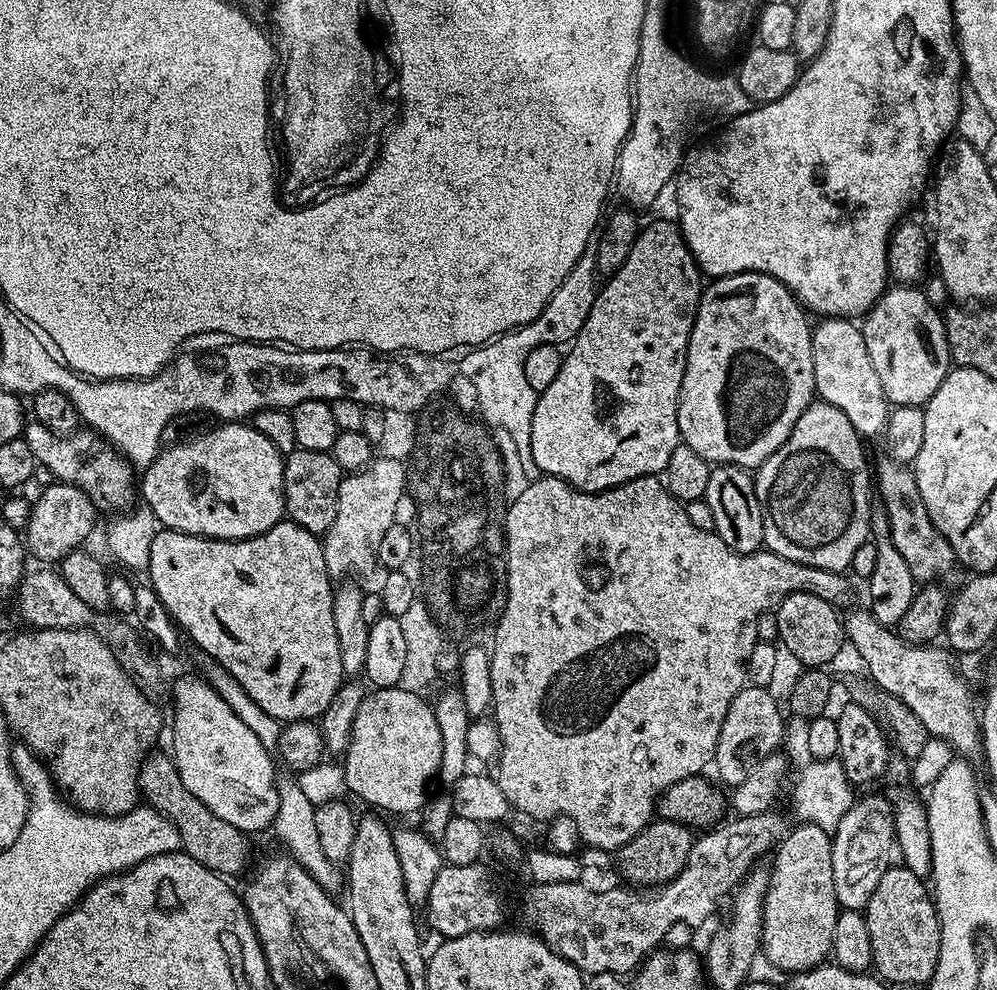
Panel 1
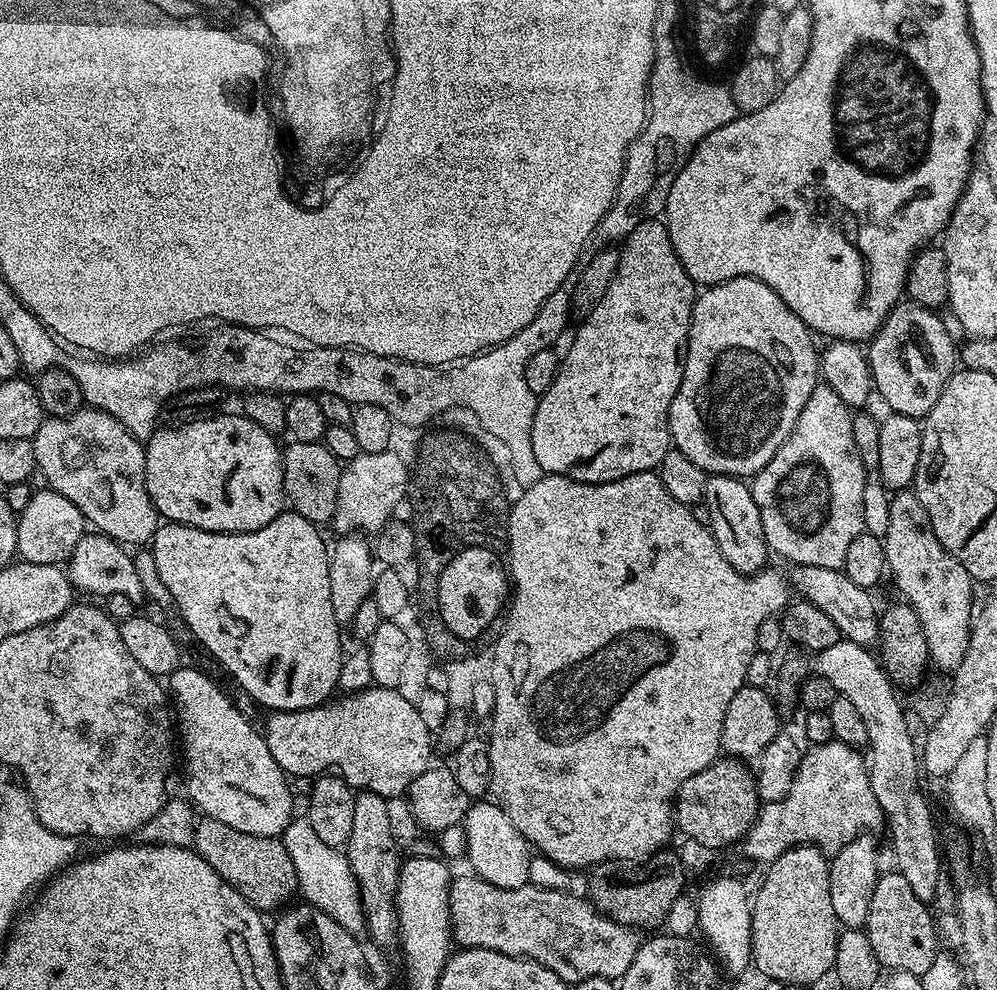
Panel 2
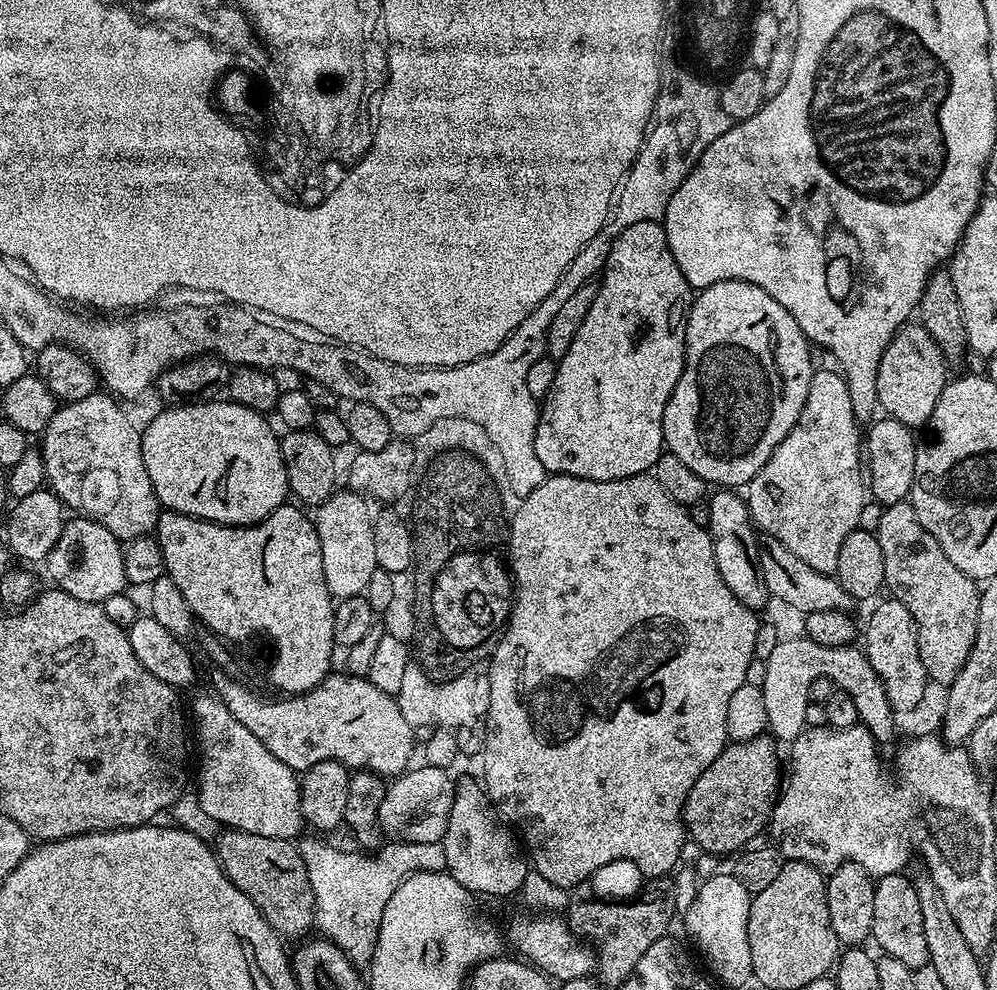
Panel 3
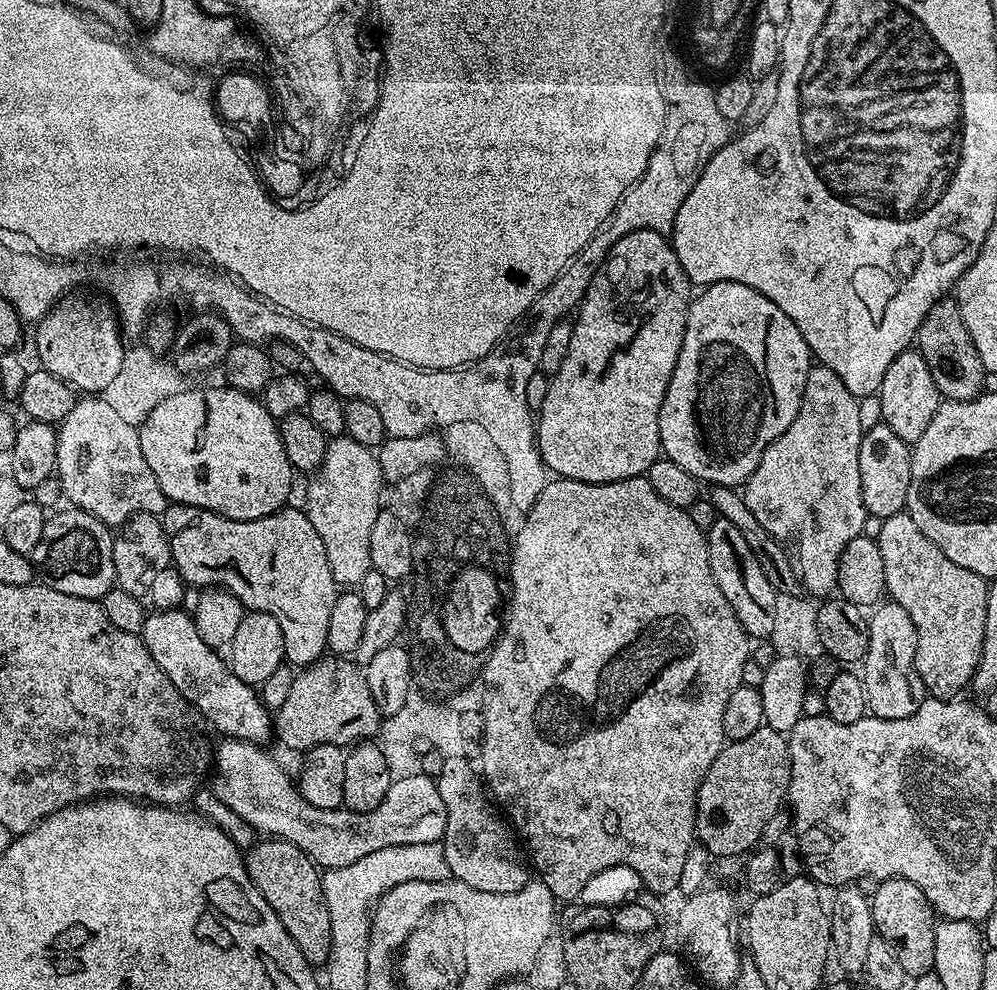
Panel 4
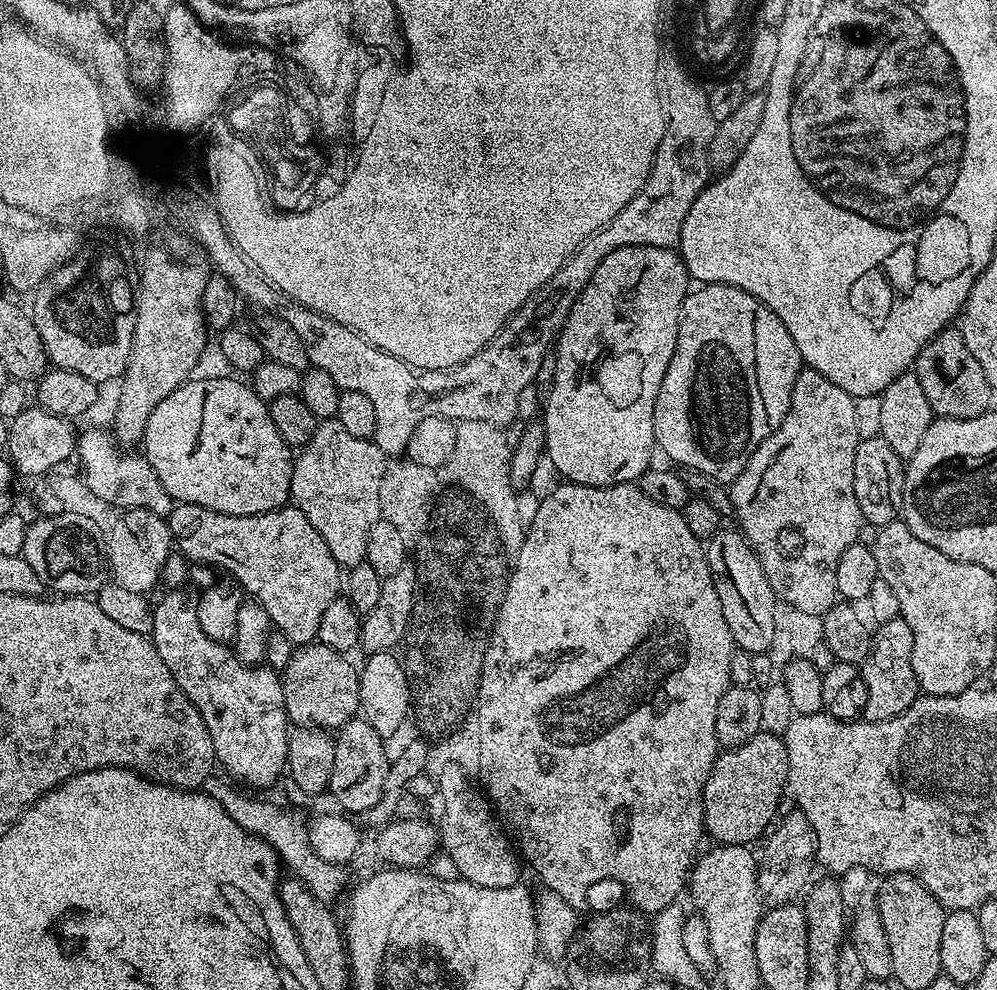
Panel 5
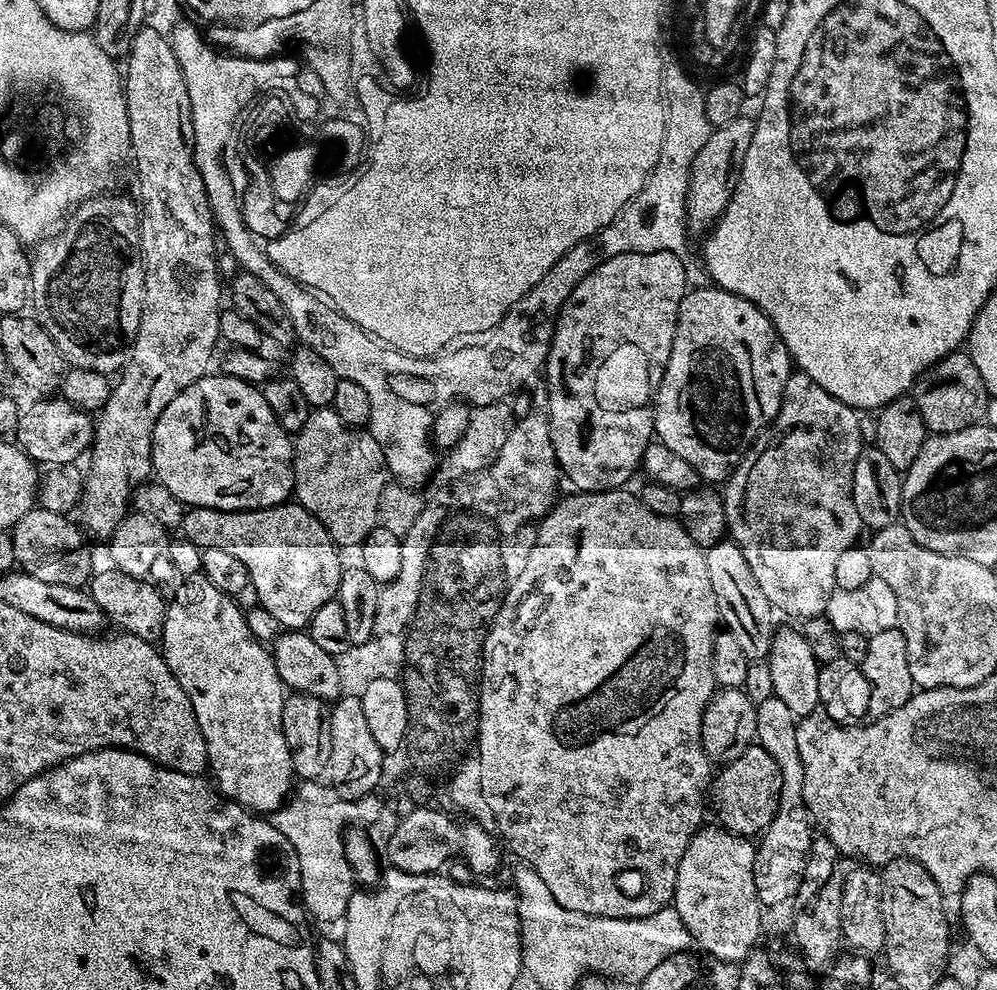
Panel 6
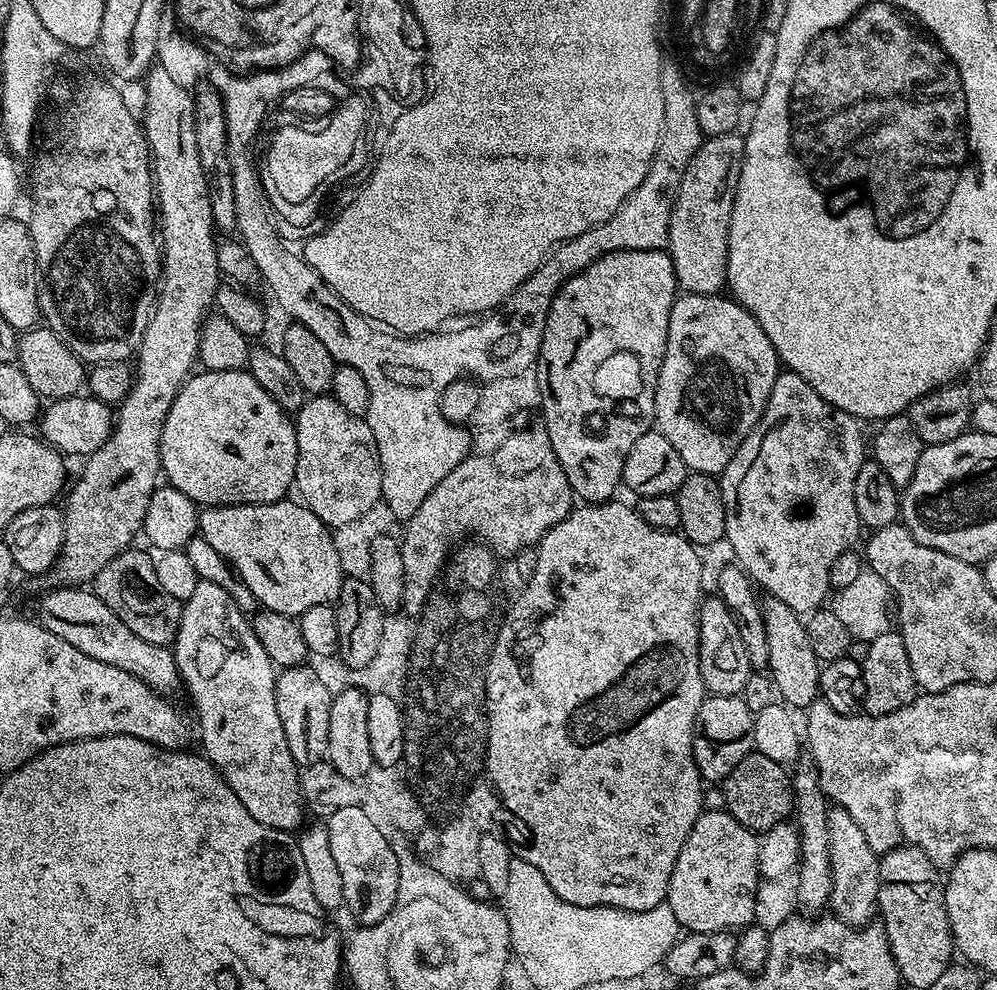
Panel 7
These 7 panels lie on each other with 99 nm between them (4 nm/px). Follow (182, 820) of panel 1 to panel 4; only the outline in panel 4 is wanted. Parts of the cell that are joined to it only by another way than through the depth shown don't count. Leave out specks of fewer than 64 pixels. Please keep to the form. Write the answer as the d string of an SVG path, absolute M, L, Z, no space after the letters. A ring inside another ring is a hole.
M264 838L252 845L246 856L246 867L253 884L278 914L286 934L313 966L327 965L331 956L330 912L323 896L321 869L306 853L279 838Z

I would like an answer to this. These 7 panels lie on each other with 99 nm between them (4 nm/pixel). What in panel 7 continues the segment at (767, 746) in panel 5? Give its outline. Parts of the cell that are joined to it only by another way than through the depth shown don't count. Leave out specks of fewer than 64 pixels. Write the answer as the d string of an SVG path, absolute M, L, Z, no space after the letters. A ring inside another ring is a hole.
M758 751L749 752L724 781L725 809L742 826L756 834L764 834L769 828L789 819L792 812L792 782L790 772L785 765L766 758Z

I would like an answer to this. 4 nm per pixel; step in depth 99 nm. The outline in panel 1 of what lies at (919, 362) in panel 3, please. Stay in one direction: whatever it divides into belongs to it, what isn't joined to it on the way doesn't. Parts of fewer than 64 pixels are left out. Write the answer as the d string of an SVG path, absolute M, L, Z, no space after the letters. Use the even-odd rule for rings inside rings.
M892 286L878 298L878 302L863 317L862 331L866 338L866 350L870 350L870 362L874 362L874 371L882 381L882 390L889 405L911 404L923 406L942 386L953 367L952 355L948 349L948 335L944 329L944 318L941 309L936 309L928 301L928 296L916 286Z

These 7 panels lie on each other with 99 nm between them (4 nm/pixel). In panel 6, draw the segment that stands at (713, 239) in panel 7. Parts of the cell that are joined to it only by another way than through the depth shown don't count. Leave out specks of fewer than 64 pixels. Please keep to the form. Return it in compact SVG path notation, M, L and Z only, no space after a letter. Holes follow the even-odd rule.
M751 115L735 116L725 126L714 130L710 138L706 138L706 146L698 150L698 158L694 158L694 166L690 170L688 187L689 233L707 233L726 210L736 189L736 180L740 177L740 167L746 158L746 150L750 150L750 138L754 138L755 129L756 122Z

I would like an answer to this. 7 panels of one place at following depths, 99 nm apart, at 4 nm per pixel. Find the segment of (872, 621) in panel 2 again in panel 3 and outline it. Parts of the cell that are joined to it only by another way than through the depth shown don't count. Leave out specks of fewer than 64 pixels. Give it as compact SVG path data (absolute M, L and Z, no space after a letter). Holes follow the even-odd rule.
M764 534L759 537L759 541L760 573L768 587L769 597L776 599L777 596L781 605L789 603L805 614L818 610L848 612L851 609L854 599L843 589L835 575L814 570L814 566L806 566L806 562L802 562L798 554L790 554L790 550L786 550L778 538Z

